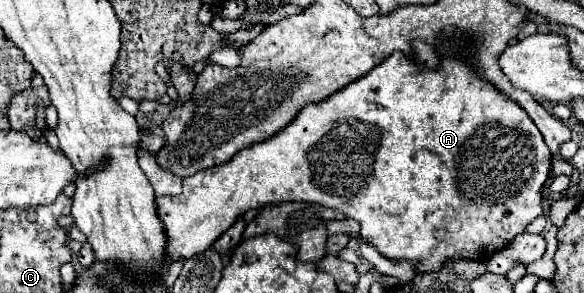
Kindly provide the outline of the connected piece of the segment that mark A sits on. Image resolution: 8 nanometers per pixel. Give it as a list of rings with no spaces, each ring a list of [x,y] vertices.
[[[446,28],[446,30],[442,31],[442,38],[448,40],[448,42],[450,40],[455,42],[455,54],[446,57],[444,54],[438,53],[441,61],[438,70],[428,70],[424,66],[408,62],[406,56],[402,56],[400,52],[394,52],[394,56],[388,56],[382,64],[372,68],[368,74],[364,74],[364,76],[356,78],[354,82],[346,84],[344,88],[336,90],[326,100],[304,106],[298,112],[298,116],[286,128],[282,128],[280,132],[276,132],[268,140],[252,144],[252,146],[240,150],[226,164],[214,166],[210,170],[202,170],[202,172],[196,172],[194,176],[184,178],[182,180],[184,182],[184,192],[180,196],[158,196],[156,198],[158,214],[160,214],[162,222],[164,222],[166,236],[170,236],[168,258],[176,258],[176,256],[190,258],[190,256],[194,256],[198,252],[204,252],[206,248],[210,248],[214,244],[214,240],[222,232],[226,232],[250,208],[260,208],[260,206],[270,204],[270,202],[294,202],[294,200],[314,202],[314,204],[338,210],[346,218],[356,220],[360,224],[360,236],[364,240],[368,240],[370,246],[374,246],[388,260],[394,260],[394,262],[408,260],[408,262],[412,262],[418,274],[422,274],[422,272],[438,272],[452,260],[482,260],[482,262],[486,262],[494,252],[506,248],[516,234],[524,232],[524,228],[536,216],[542,214],[540,190],[542,190],[544,182],[550,176],[552,154],[546,148],[546,144],[542,140],[542,134],[538,132],[538,128],[534,126],[530,116],[526,116],[526,112],[518,104],[514,104],[510,98],[502,96],[496,88],[490,88],[490,84],[486,84],[484,80],[478,80],[478,76],[474,76],[474,72],[470,72],[470,66],[466,64],[464,58],[464,50],[466,50],[468,44],[460,29]]]

